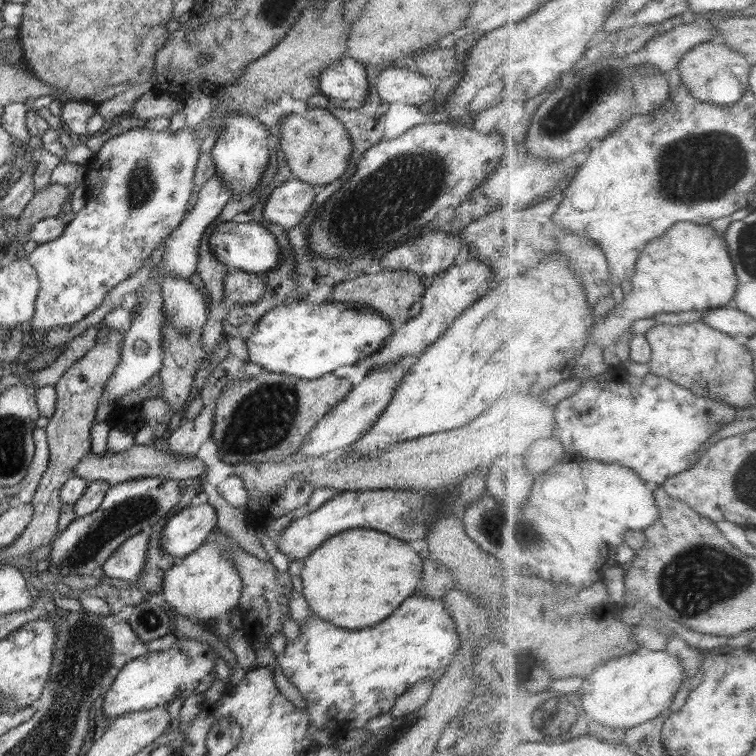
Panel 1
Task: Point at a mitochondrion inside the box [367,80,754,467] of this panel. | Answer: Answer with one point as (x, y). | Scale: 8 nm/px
(709, 165)

